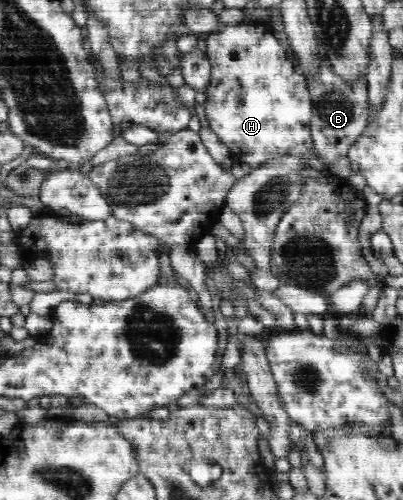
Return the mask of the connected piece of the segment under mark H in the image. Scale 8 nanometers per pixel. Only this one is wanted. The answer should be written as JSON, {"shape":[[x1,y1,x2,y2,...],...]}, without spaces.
{"shape":[[245,18,247,24,237,24,237,26,225,25,220,30,213,34,206,36,206,56,210,62,210,80,206,84,205,94,205,112,207,120,209,121,209,128,211,132,214,132,219,141,225,144,227,150,231,154,239,154,241,163,248,164,251,168,258,168,263,165,269,165,272,161,278,159,285,159,287,157,295,157,299,159,306,167,311,167,316,171,322,171,324,169,324,162,320,158,320,154,316,152,316,142,312,136,311,120,313,101,311,100,311,93,309,93,309,87,307,87,307,78,300,71,295,74,295,66,287,60,287,54,285,50,281,48,281,42,271,34,267,32,267,28,263,24,253,24,253,21,249,18]]}

